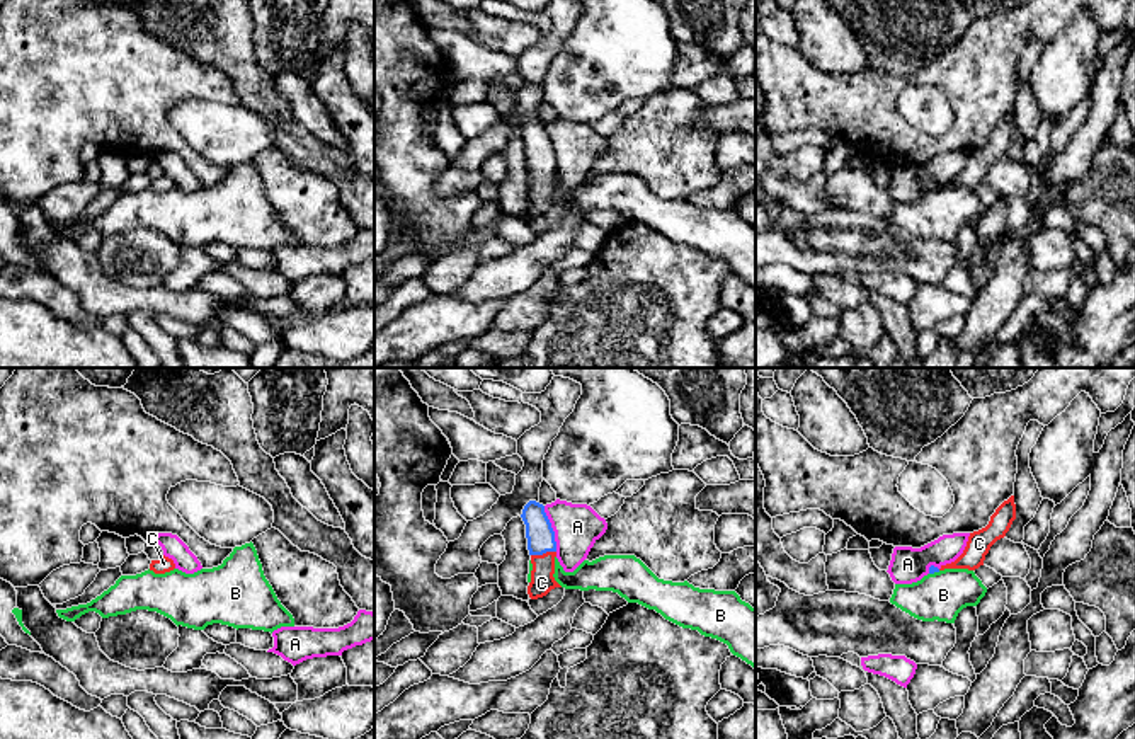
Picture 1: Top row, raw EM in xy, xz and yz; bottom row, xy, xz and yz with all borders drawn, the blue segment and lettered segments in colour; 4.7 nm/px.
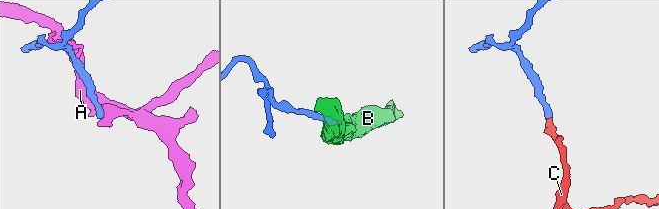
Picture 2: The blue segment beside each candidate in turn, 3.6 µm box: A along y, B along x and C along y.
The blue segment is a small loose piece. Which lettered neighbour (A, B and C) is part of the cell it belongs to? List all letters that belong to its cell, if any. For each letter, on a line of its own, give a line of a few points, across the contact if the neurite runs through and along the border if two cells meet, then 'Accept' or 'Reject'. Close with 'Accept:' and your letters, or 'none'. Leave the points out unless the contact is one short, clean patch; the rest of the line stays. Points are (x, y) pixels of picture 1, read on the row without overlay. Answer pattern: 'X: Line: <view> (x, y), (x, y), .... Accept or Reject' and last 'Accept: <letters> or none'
A: Reject
B: Line: yz (940, 189), (929, 193). Reject
C: Line: xz (540, 154), (543, 171), (541, 201). Accept
Accept: C

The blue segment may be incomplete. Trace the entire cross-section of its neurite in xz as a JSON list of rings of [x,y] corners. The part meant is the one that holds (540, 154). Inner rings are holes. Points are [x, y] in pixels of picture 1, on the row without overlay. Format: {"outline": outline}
{"outline": [[[529,119],[524,124],[521,136],[526,143],[528,169],[533,182],[528,213],[531,218],[538,218],[551,208],[562,206],[553,196],[556,175],[555,150],[545,124],[536,119]]]}

